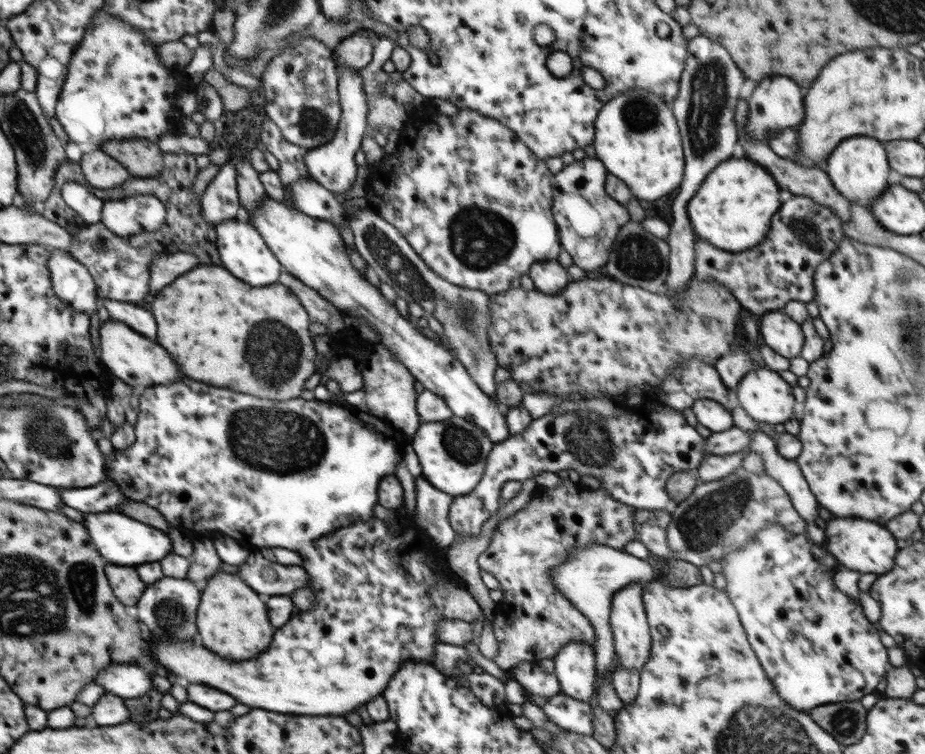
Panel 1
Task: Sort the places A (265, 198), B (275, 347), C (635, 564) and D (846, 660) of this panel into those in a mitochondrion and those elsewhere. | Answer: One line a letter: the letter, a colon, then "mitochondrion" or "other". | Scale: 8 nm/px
A: other
B: mitochondrion
C: other
D: other

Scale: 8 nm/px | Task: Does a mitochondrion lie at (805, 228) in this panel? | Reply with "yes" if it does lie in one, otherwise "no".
yes

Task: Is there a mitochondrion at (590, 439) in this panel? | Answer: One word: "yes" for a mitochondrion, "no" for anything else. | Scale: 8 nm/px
yes

